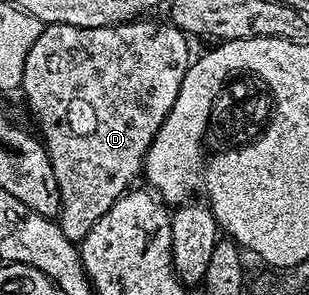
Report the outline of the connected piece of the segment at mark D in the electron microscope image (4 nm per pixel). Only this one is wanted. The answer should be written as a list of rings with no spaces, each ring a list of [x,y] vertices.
[[[134,19],[128,22],[128,25],[122,23],[120,25],[108,25],[107,27],[45,25],[41,30],[39,39],[35,39],[31,51],[27,51],[27,63],[23,63],[23,79],[19,89],[20,92],[25,92],[25,101],[29,104],[29,109],[33,112],[38,127],[41,128],[39,136],[45,142],[45,149],[49,152],[49,158],[51,159],[51,167],[55,171],[55,183],[59,185],[59,195],[61,196],[61,211],[59,214],[61,230],[63,235],[67,235],[67,239],[71,239],[74,243],[80,243],[91,231],[94,223],[134,184],[132,181],[136,177],[140,178],[142,176],[147,151],[151,147],[163,119],[167,119],[167,115],[175,103],[175,95],[179,95],[183,75],[191,64],[191,56],[189,57],[191,41],[182,29],[177,29],[174,25],[168,23],[160,25],[157,21],[145,20],[149,19]]]

